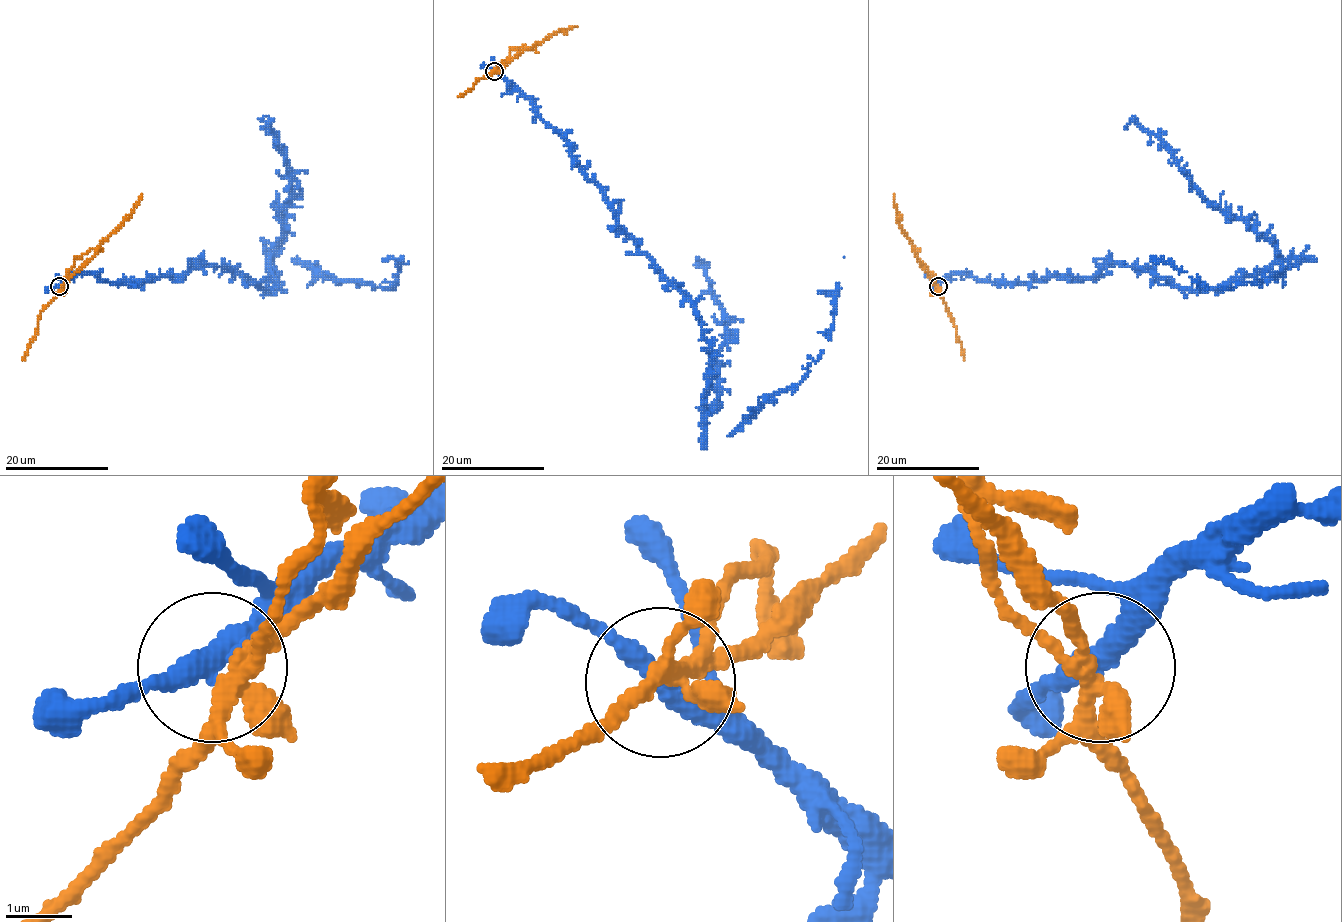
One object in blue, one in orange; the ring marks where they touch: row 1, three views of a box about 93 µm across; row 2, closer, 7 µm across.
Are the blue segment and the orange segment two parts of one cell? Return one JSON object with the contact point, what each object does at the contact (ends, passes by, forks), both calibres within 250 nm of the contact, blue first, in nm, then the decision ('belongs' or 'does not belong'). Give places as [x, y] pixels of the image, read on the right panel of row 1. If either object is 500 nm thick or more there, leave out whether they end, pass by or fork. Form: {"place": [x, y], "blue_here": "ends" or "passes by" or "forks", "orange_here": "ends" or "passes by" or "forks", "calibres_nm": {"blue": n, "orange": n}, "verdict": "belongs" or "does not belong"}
{"place": [938, 286], "blue_here": "passes by", "orange_here": "forks", "calibres_nm": {"blue": 360, "orange": 260}, "verdict": "does not belong"}

